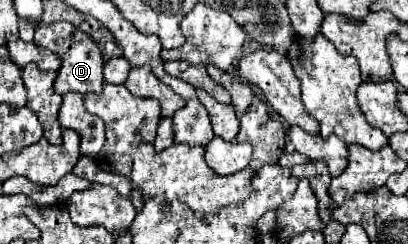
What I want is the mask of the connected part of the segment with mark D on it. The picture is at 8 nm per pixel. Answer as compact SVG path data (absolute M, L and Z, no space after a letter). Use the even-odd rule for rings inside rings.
M55 22L51 26L37 26L35 28L35 38L33 42L41 48L51 50L61 58L61 68L55 78L55 92L57 94L67 94L67 92L79 92L79 94L89 94L89 92L99 92L103 86L103 56L97 44L83 32L79 32L73 24L69 22Z

